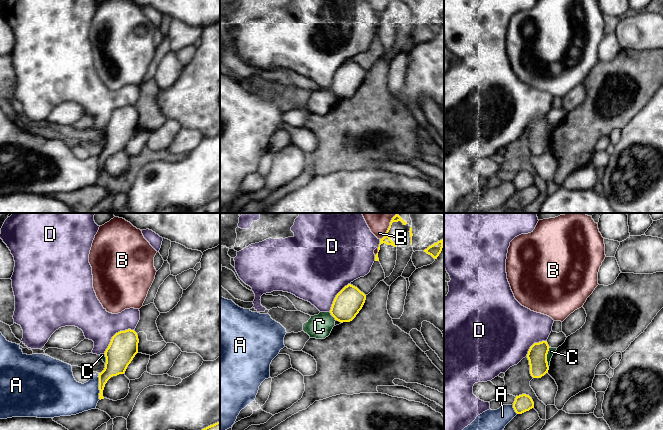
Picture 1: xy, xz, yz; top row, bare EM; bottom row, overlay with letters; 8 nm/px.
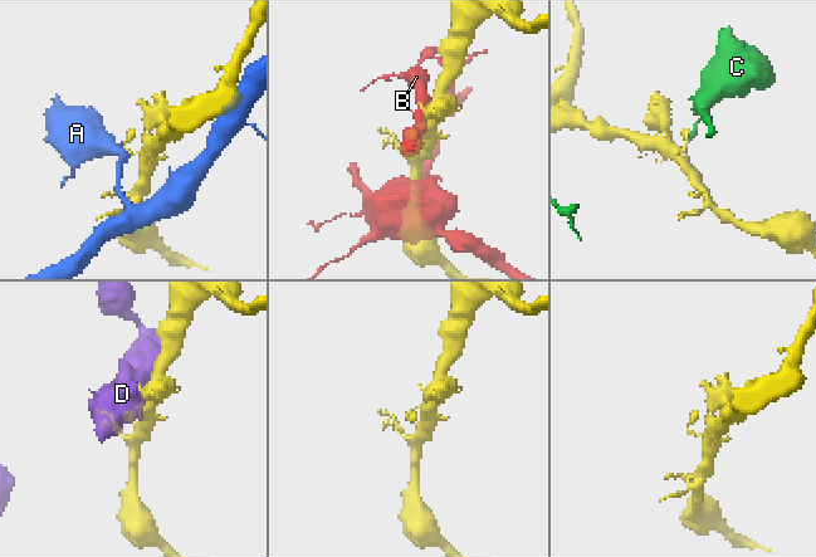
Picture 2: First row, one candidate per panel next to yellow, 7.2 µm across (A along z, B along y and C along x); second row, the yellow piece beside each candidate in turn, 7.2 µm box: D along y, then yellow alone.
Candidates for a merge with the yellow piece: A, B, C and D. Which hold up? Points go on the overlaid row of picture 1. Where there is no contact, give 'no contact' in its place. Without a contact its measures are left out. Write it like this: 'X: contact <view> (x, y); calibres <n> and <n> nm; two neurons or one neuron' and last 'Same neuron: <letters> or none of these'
A: contact xy (99, 386); calibres 190 and 280 nm; two neurons
B: contact xz (389, 227); calibres 70 and 240 nm; two neurons
C: contact yz (546, 357); calibres 160 and 50 nm; two neurons
D: contact xy (114, 335); calibres 220 and 260 nm; two neurons
Same neuron: none of these

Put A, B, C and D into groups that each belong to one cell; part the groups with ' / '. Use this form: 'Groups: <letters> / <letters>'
Groups: A / B / C / D

